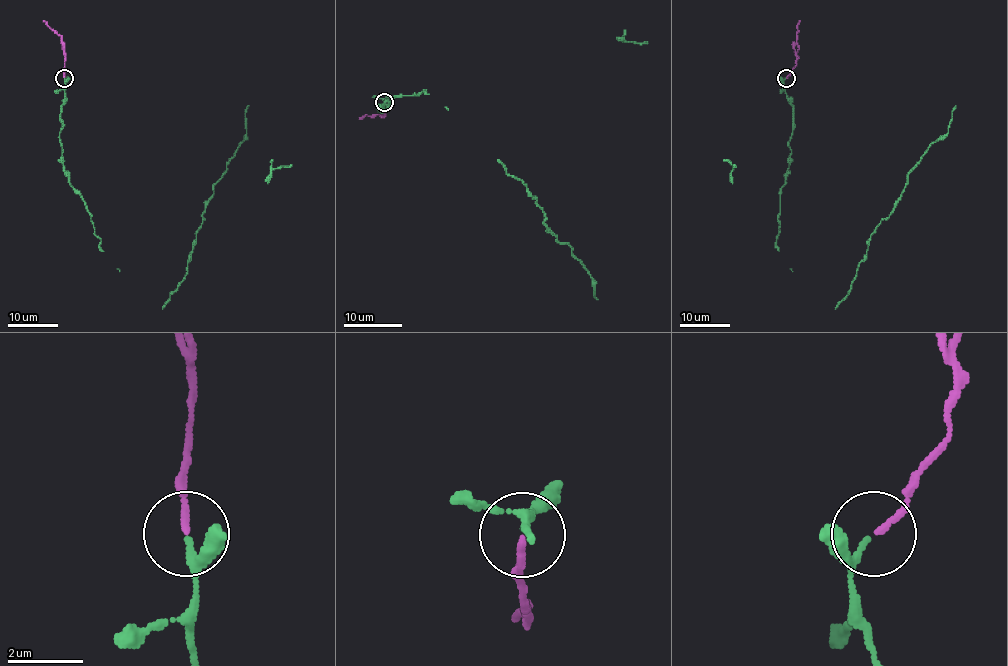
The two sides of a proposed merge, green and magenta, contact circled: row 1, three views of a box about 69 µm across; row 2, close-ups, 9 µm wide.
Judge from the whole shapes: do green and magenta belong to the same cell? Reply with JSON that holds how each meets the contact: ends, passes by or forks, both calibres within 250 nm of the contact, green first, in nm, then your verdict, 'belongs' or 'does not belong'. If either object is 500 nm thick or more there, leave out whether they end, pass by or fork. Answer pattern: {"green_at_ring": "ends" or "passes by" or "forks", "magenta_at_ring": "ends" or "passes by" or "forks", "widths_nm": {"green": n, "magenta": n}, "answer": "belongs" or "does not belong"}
{"green_at_ring": "passes by", "magenta_at_ring": "ends", "widths_nm": {"green": 140, "magenta": 150}, "answer": "belongs"}

